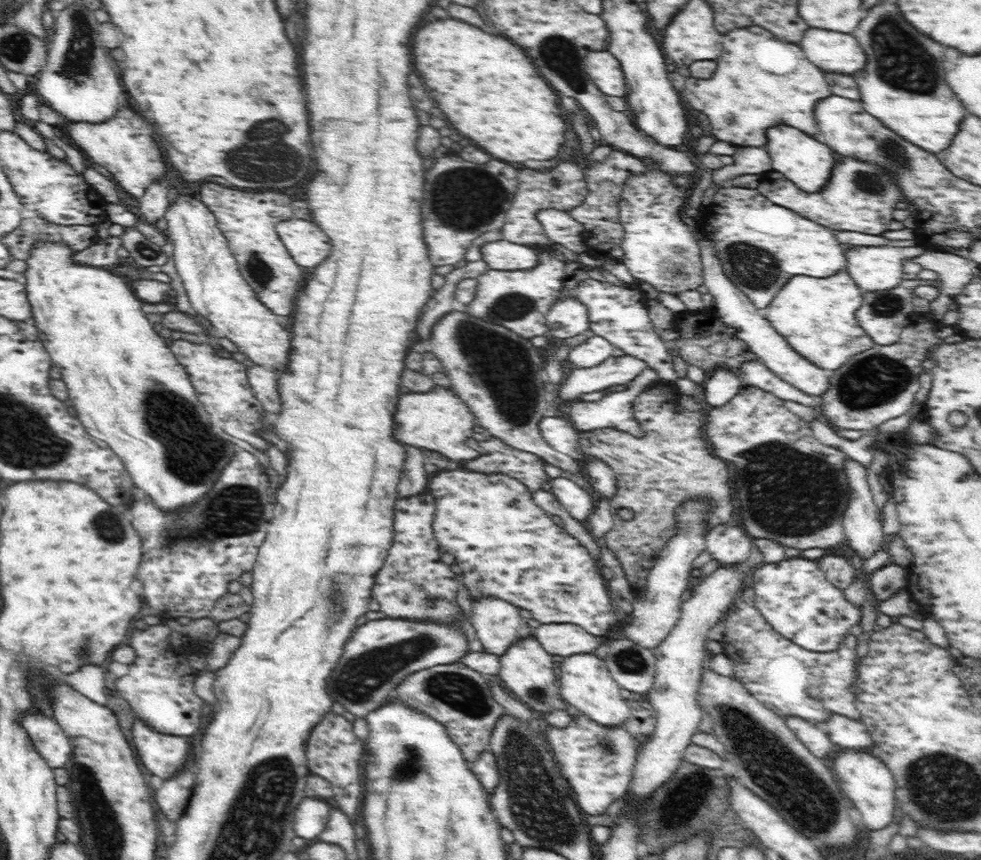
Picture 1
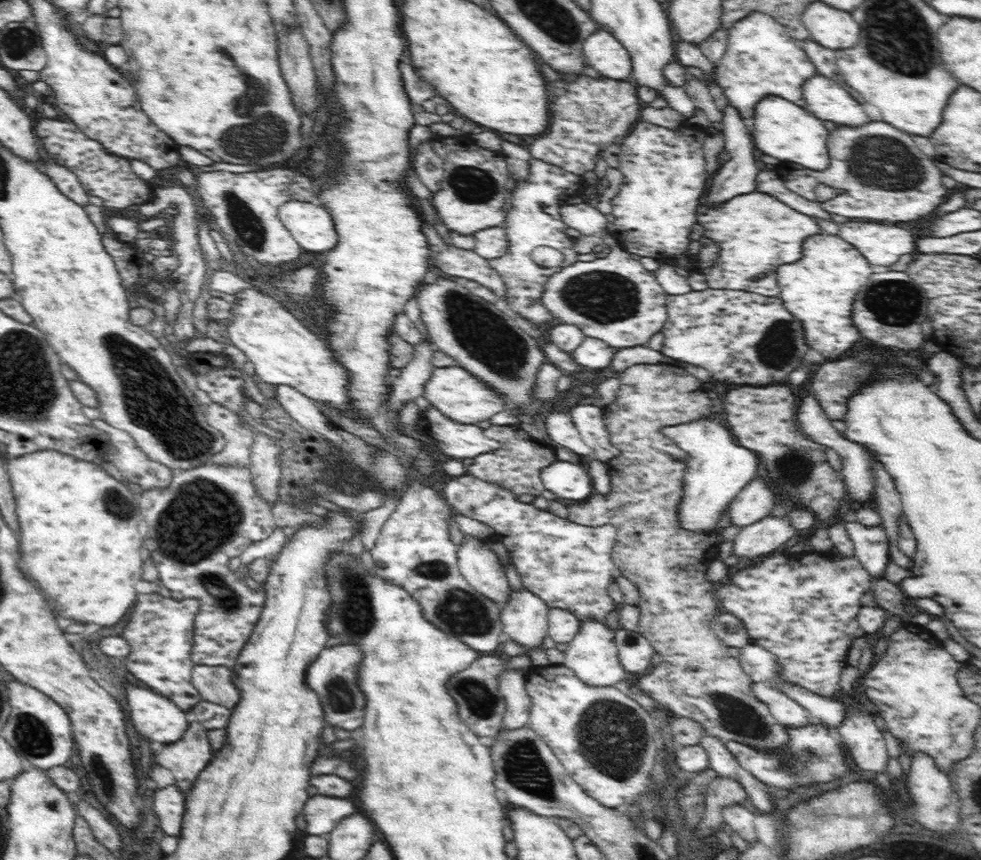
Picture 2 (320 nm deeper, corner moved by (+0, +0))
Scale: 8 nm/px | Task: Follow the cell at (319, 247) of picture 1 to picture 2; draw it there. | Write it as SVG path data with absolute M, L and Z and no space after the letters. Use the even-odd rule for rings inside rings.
M289 200L279 207L279 218L294 240L308 252L327 252L338 242L333 219L322 205Z

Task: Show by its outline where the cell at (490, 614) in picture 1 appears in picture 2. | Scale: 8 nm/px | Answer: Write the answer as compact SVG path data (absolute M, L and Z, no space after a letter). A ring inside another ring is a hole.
M464 535L463 542L457 546L457 563L462 576L480 596L498 603L498 607L509 599L512 589L506 570L486 541Z

